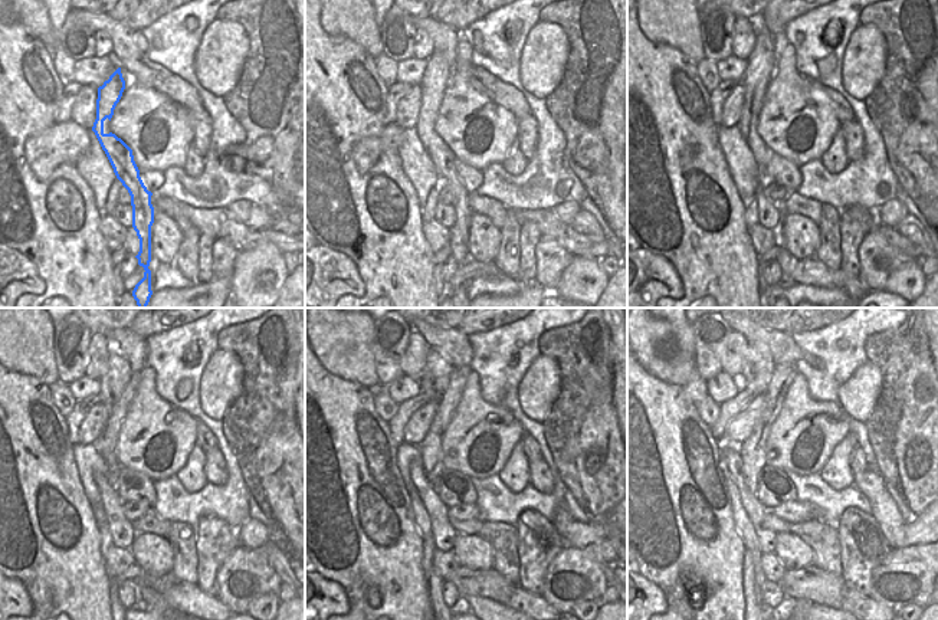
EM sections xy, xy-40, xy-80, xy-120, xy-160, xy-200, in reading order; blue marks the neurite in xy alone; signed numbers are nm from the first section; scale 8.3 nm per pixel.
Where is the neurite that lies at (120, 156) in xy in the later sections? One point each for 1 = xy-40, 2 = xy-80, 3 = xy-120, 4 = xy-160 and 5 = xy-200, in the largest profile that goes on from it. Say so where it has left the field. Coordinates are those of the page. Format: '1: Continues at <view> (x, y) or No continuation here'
1: Continues at xy-40 (438, 72)
2: Continues at xy-80 (760, 69)
3: Continues at xy-120 (111, 386)
4: Continues at xy-160 (435, 377)
5: Continues at xy-200 (757, 360).

